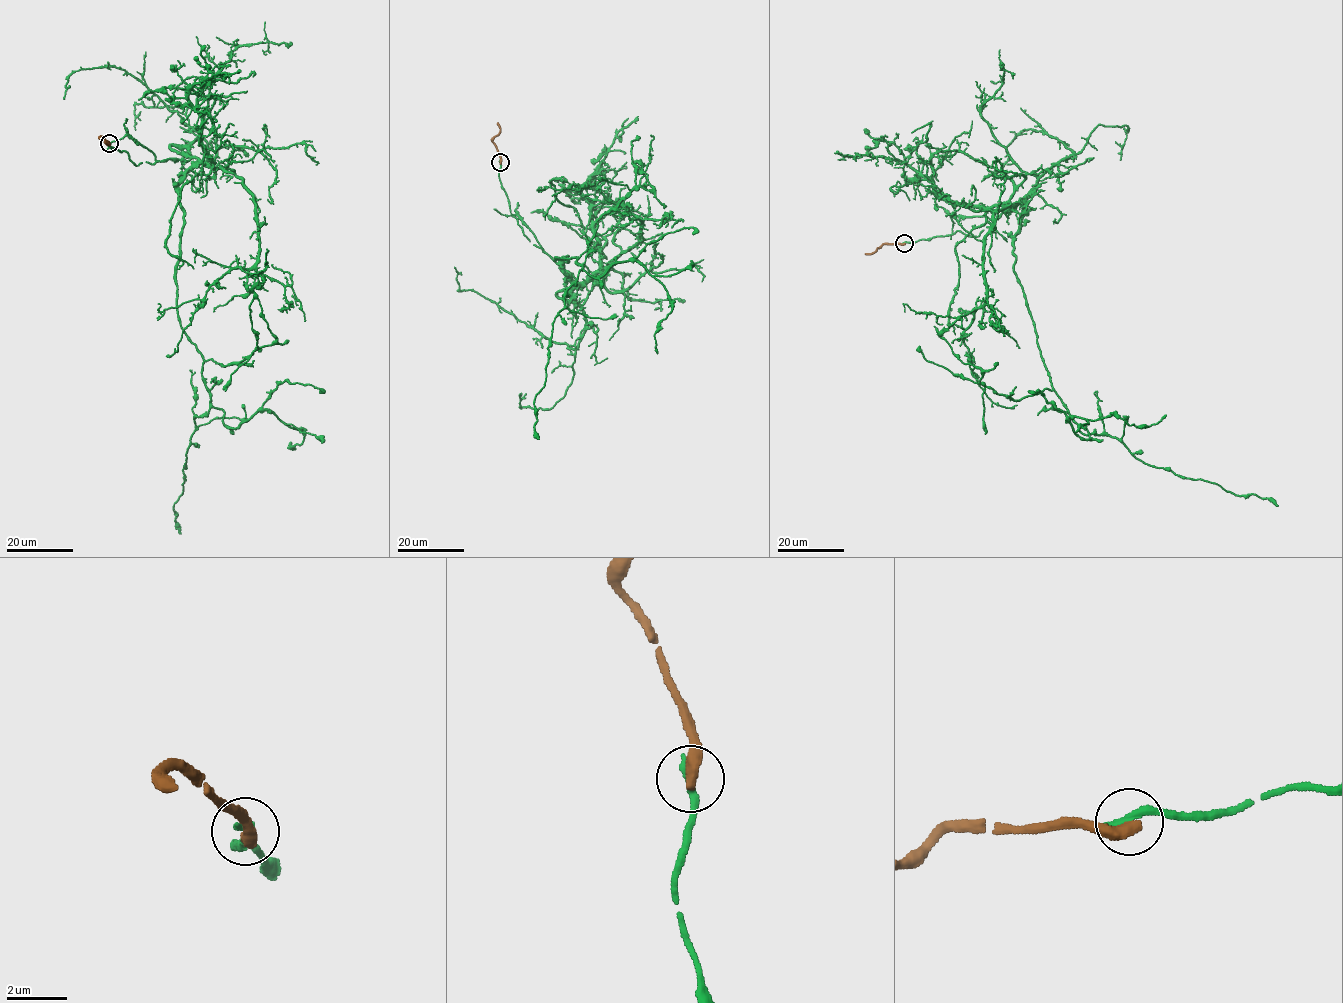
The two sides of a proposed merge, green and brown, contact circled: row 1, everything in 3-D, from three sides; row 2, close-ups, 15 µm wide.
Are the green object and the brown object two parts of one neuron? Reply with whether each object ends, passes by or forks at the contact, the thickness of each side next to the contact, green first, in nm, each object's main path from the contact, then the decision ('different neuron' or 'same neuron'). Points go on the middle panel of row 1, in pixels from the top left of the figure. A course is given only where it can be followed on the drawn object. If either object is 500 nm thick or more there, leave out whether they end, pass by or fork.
green ends; brown ends; calibres 320 and 460 nm; course green (500, 162), (523, 234), (584, 282), (575, 282), (567, 255), (555, 256), (582, 266), (552, 323), (539, 439); course brown (500, 162), (492, 141), (500, 132), (497, 123); different neuron

